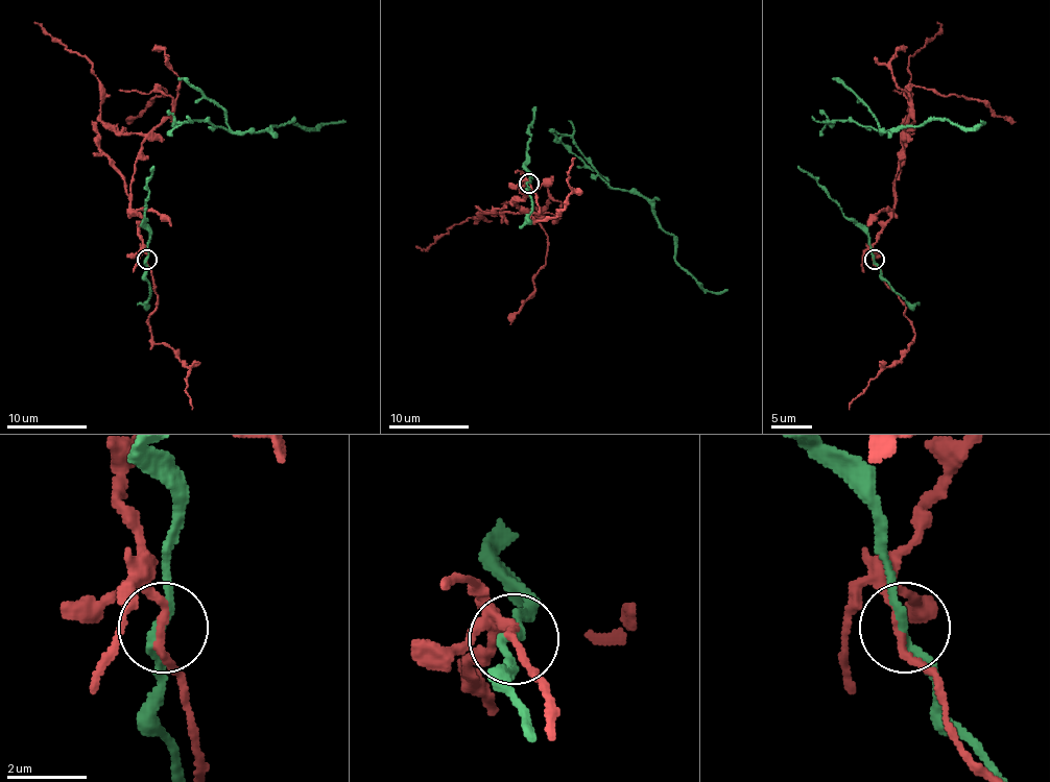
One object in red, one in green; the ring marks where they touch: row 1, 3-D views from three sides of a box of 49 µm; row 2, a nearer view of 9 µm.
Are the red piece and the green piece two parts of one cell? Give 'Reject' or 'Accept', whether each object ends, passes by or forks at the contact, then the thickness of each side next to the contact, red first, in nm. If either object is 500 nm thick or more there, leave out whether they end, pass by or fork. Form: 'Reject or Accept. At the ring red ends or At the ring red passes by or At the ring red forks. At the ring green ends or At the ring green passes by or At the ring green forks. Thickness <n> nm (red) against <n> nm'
Reject. At the ring red passes by. At the ring green passes by. Thickness 180 nm (red) against 220 nm

